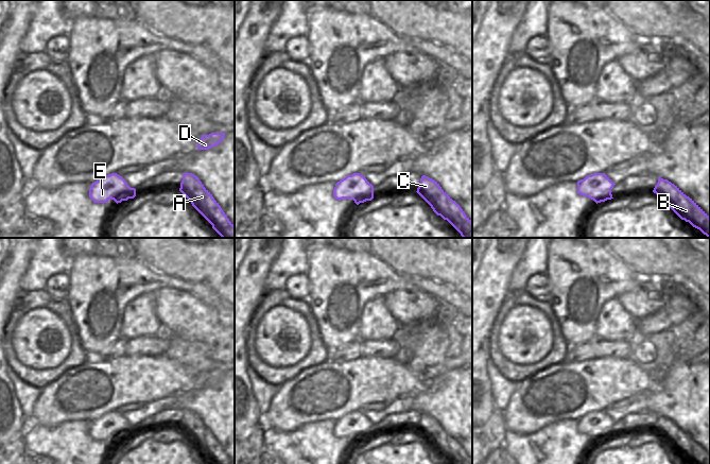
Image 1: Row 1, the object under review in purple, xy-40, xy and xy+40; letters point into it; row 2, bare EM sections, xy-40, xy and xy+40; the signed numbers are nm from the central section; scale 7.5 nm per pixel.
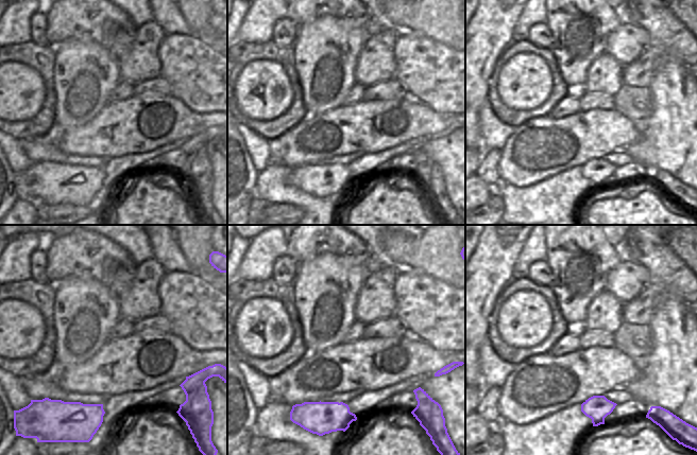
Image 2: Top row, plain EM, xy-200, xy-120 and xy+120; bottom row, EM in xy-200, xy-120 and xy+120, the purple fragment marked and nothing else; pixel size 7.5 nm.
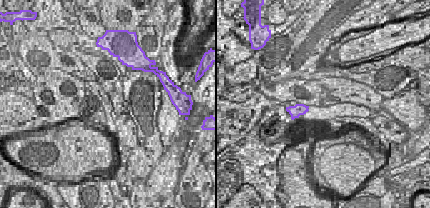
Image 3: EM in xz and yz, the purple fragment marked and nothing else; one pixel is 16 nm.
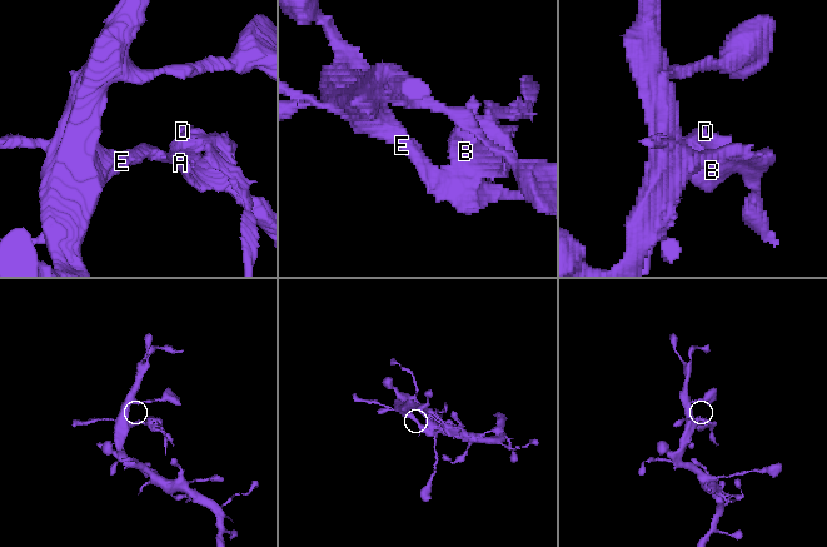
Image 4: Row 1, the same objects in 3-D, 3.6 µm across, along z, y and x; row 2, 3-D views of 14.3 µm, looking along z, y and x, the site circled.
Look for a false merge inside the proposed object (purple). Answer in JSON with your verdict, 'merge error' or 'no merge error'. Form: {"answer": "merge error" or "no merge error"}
{"answer": "merge error"}

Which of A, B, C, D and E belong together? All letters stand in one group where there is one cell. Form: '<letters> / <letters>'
A B C D / E

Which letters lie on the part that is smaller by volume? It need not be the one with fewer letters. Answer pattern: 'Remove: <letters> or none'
Remove: A, B, C, D

